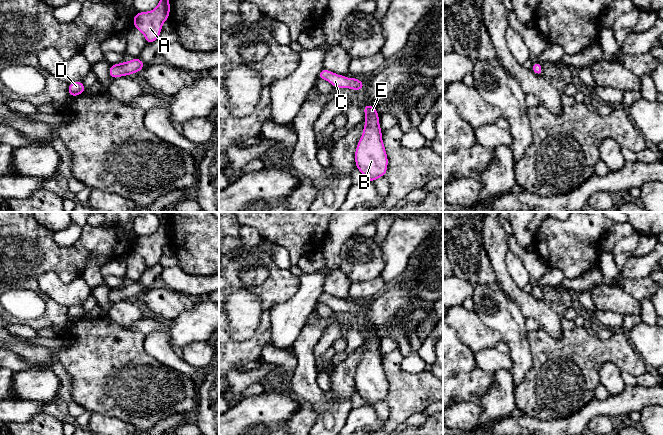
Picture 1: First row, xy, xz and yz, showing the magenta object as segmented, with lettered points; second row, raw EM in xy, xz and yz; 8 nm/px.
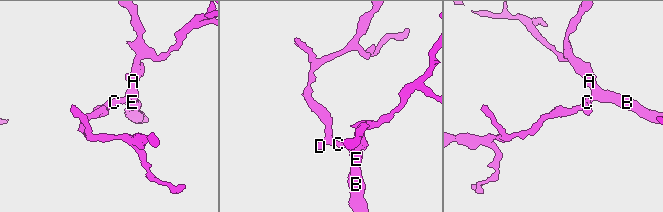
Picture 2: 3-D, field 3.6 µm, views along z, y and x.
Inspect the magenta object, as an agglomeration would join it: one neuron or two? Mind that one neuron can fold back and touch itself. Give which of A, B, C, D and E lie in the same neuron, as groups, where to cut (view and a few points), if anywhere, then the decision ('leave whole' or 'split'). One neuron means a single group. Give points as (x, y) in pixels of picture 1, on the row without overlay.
A B C D E; no cut; leave whole

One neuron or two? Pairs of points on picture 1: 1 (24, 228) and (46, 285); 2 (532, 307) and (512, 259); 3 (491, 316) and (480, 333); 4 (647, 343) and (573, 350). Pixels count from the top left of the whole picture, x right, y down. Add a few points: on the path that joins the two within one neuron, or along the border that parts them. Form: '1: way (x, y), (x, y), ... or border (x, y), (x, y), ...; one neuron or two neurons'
1: border (36, 280), (43, 273), (53, 271), (64, 283); two neurons
2: border (508, 269), (514, 283), (522, 289); two neurons
3: border (472, 310), (484, 324), (495, 329), (502, 340); two neurons
4: border (626, 334), (645, 364); two neurons

